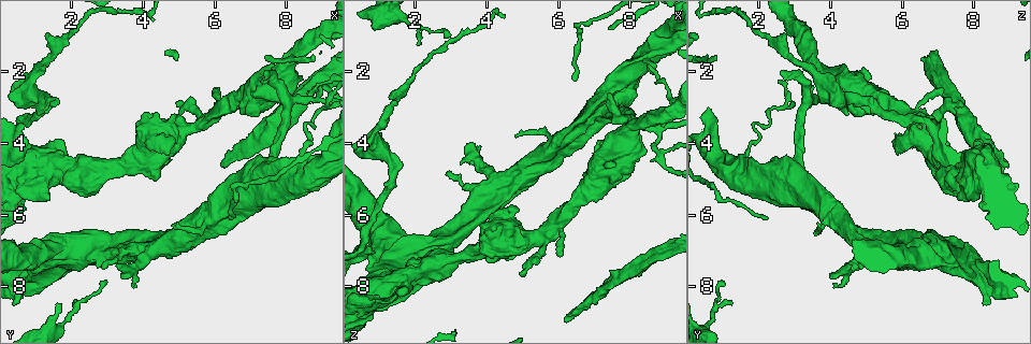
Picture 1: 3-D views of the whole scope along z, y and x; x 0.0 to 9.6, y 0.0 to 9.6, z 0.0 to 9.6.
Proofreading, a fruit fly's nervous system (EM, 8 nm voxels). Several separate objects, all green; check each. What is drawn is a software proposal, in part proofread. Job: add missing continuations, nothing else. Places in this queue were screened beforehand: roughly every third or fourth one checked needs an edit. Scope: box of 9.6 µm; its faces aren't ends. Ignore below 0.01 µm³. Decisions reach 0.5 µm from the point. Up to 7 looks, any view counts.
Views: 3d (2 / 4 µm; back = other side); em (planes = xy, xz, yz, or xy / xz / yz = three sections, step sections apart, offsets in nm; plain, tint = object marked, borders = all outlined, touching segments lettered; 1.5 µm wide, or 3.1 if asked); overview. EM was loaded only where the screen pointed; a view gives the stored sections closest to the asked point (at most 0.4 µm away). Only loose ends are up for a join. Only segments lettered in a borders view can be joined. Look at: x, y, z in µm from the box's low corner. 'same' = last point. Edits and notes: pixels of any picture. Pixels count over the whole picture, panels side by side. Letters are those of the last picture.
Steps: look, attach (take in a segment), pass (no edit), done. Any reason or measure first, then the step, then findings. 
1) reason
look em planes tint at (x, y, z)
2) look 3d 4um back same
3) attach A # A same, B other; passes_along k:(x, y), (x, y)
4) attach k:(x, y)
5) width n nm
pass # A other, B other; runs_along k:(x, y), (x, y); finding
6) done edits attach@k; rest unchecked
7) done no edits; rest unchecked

look 3d 4um at (4.80, 6.30, 3.85)

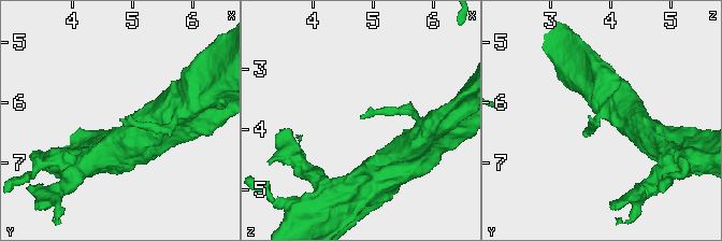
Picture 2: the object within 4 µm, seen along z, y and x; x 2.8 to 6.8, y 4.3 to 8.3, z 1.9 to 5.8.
now the EM
look em planes borders at (4.80, 6.25, 3.80)

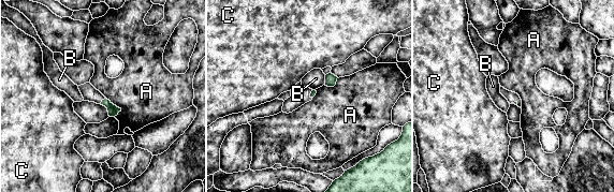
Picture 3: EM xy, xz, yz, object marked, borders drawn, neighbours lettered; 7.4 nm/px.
pass # A other, B other, C other; no lettered segment goes on from it

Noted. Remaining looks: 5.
free end
look em planes tint at (3.00, 7.90, 1.00)

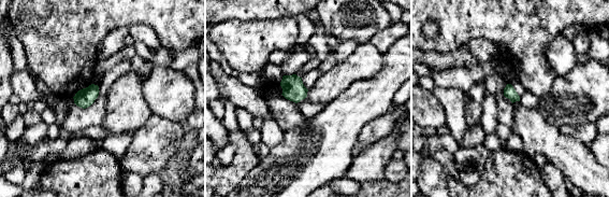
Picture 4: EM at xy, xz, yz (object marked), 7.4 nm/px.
see the neighbours
look em planes borders same

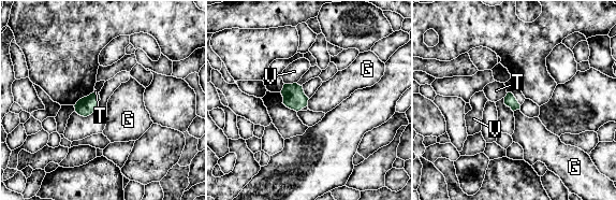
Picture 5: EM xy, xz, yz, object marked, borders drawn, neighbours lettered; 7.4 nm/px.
longest_contact V 100 nm
pass # G other, T other, V other; border 5:(309, 99), (306, 105); none of them fits

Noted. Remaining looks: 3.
branch stops here
look 3d 2um at (4.90, 2.90, 7.75)

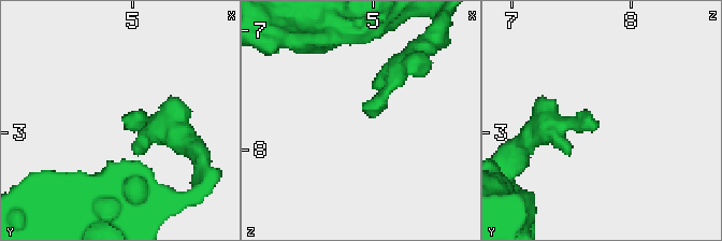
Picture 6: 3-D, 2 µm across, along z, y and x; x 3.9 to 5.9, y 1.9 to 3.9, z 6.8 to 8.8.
look em planes borders at (4.96, 2.94, 7.72)

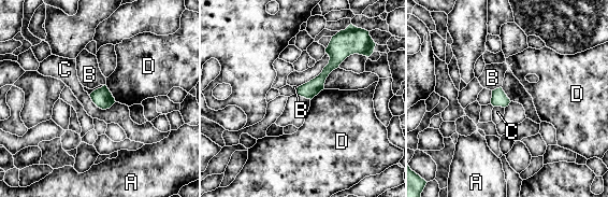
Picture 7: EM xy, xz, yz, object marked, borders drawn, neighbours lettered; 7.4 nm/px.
pass # A other, B other, C other, D other; none of them fits

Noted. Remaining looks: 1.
done no edits; rest unchecked

